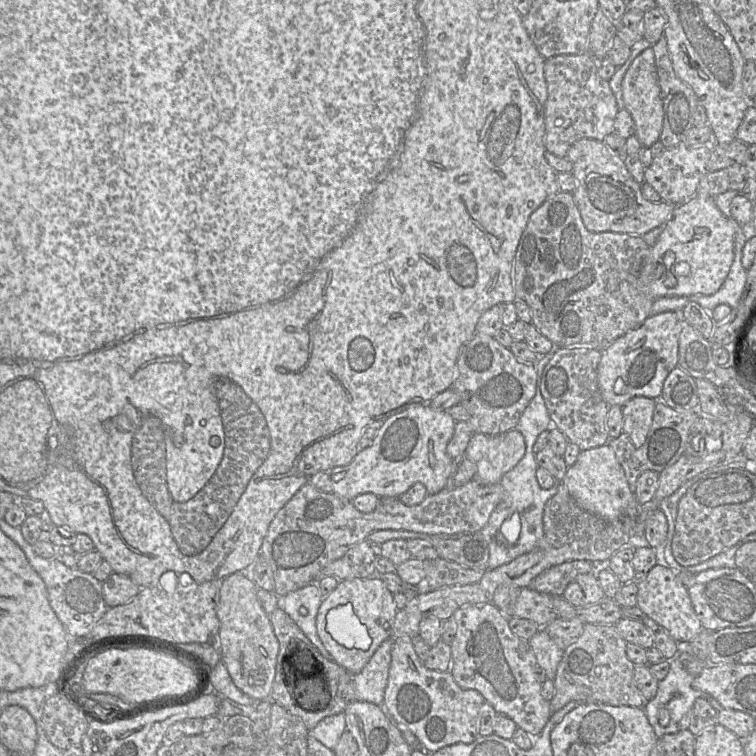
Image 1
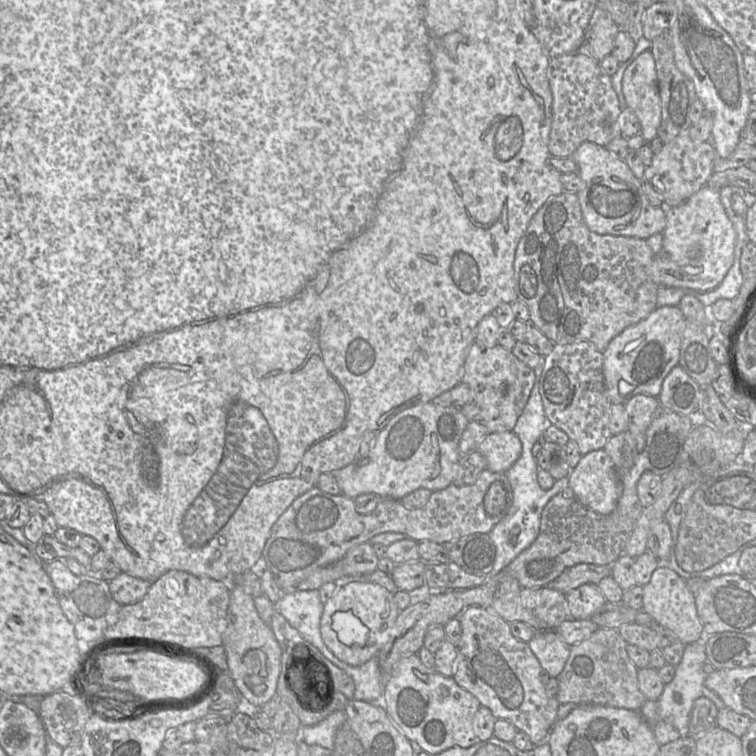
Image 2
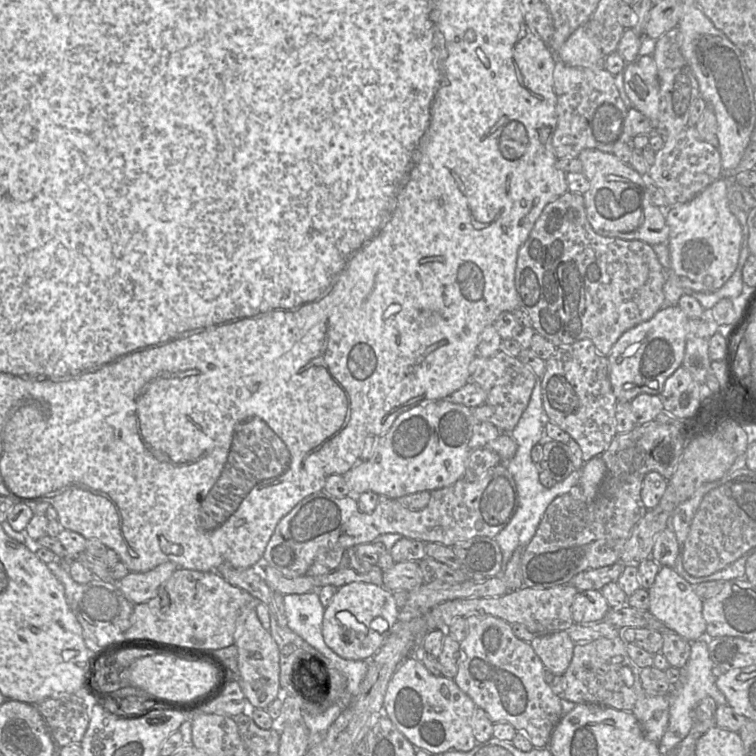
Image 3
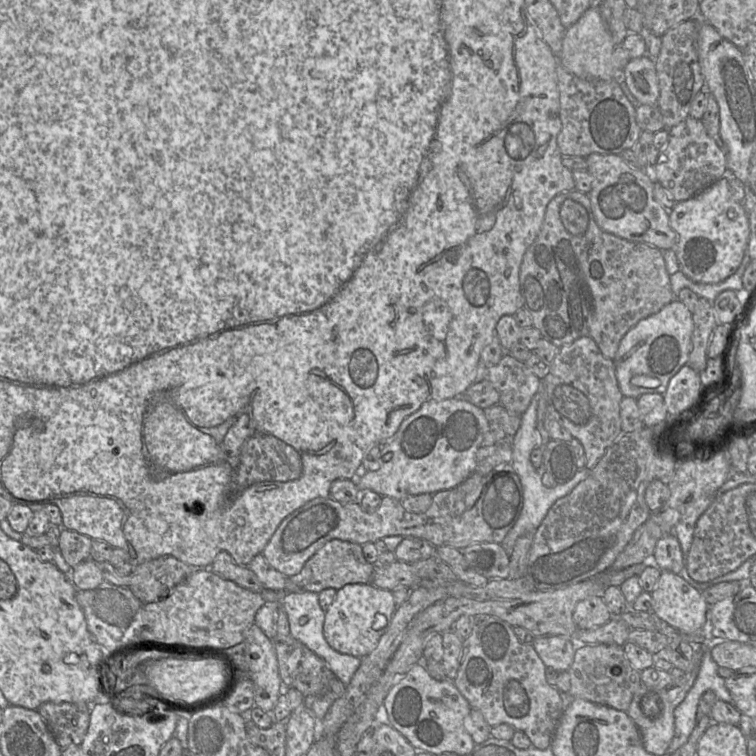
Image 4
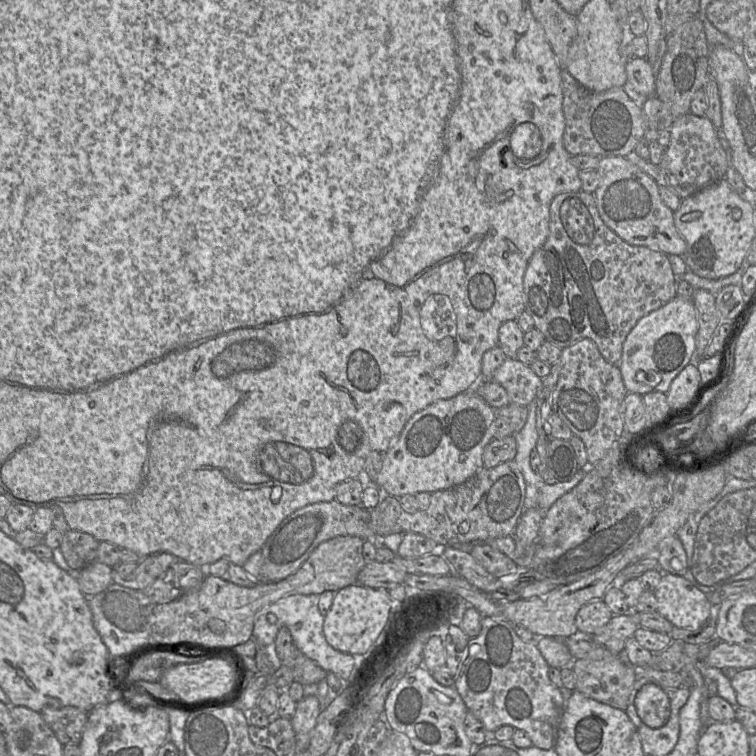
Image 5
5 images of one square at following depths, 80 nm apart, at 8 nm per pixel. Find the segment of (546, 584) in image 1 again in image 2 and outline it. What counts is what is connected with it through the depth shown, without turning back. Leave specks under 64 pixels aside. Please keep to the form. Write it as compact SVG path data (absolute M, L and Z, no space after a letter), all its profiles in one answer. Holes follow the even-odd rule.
M580 563L567 568L559 577L546 587L555 589L563 594L567 594L584 584L596 584L605 577L610 576L612 565L594 565Z

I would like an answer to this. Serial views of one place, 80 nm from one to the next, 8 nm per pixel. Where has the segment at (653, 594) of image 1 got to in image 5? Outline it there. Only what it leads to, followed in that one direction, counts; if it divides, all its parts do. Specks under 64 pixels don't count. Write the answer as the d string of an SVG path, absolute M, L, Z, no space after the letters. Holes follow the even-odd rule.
M662 573L661 581L653 592L657 599L657 612L677 628L695 630L712 614L714 606L707 595L682 576Z

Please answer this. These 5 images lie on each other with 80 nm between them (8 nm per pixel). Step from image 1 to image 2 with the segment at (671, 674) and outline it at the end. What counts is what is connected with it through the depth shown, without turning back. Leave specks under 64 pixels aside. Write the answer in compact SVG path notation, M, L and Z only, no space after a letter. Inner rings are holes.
M703 640L685 645L683 657L676 666L673 680L665 684L664 690L657 700L657 720L652 726L652 730L660 746L689 736L691 711L694 702L700 697L711 700L718 710L726 707L719 695L705 685L707 674L703 668L706 662L707 655Z

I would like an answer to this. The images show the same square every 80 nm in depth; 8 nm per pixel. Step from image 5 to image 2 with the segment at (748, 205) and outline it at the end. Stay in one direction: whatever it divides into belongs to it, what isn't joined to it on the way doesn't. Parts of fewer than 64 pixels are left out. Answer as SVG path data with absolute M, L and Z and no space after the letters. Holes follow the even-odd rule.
M704 185L683 203L666 207L666 224L661 250L654 255L650 277L658 286L709 291L720 285L734 261L736 232L720 199L720 189Z

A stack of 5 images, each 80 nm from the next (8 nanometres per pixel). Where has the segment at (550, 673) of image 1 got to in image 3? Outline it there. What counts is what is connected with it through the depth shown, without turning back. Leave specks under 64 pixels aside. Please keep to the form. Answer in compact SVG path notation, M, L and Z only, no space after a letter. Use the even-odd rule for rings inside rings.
M567 631L535 635L530 645L546 669L555 676L564 675L571 663L575 646Z

